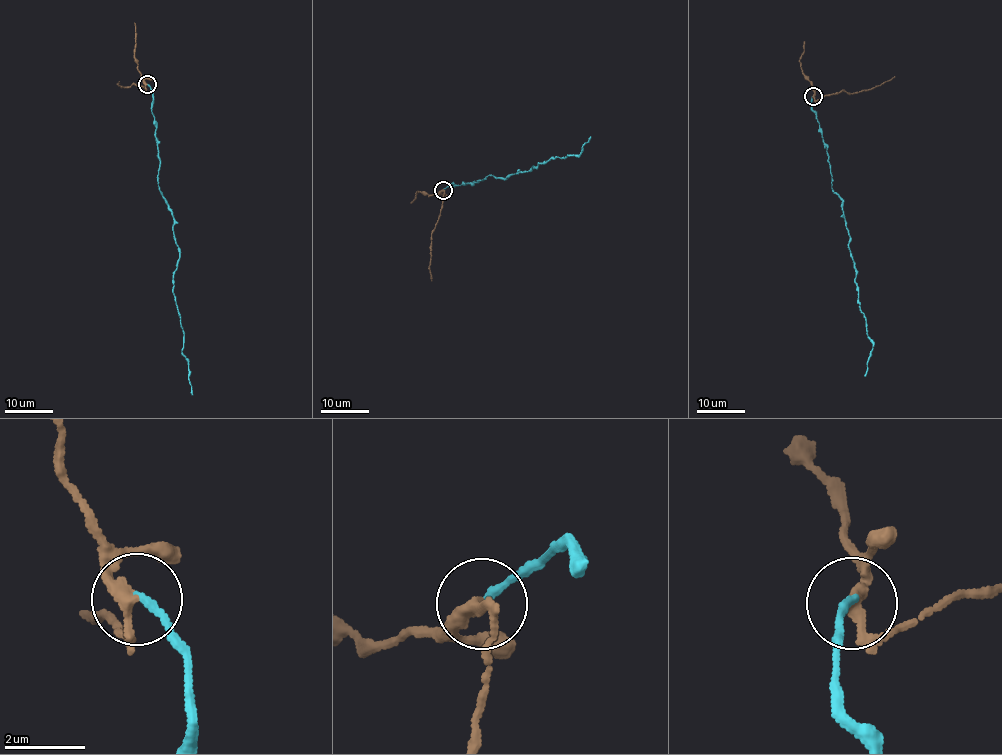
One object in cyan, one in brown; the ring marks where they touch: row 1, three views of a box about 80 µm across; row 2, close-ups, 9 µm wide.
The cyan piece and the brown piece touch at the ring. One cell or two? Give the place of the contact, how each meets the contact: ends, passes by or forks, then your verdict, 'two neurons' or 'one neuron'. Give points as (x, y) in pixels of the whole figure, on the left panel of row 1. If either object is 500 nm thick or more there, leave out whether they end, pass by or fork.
(147, 84) | cyan ends | brown passes by | two neurons

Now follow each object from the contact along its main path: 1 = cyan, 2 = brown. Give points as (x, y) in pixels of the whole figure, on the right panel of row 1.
1: (813, 96), (811, 109), (826, 146), (831, 188), (842, 202), (860, 311), (872, 343), (865, 375)
2: (813, 96), (819, 100), (842, 91), (853, 93), (869, 90), (895, 76)

